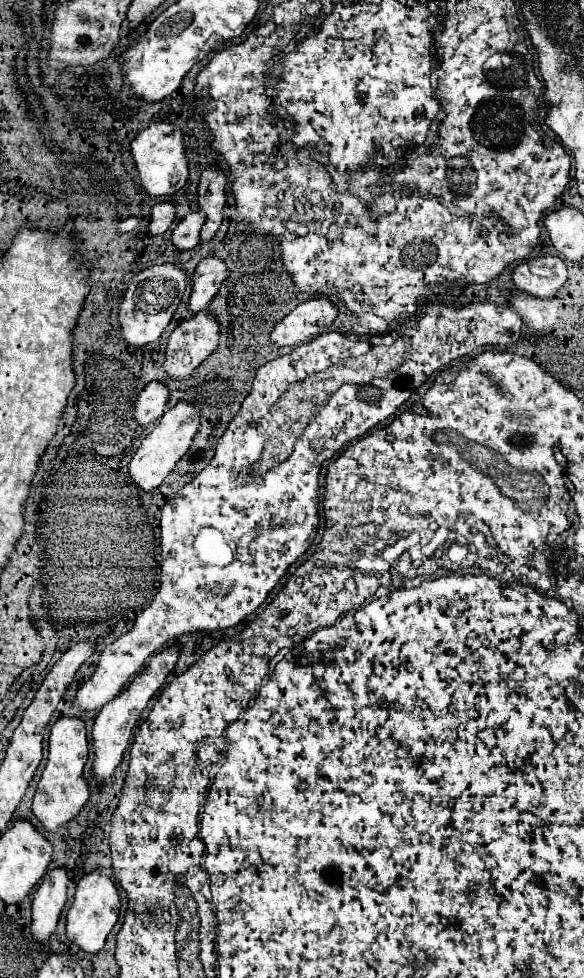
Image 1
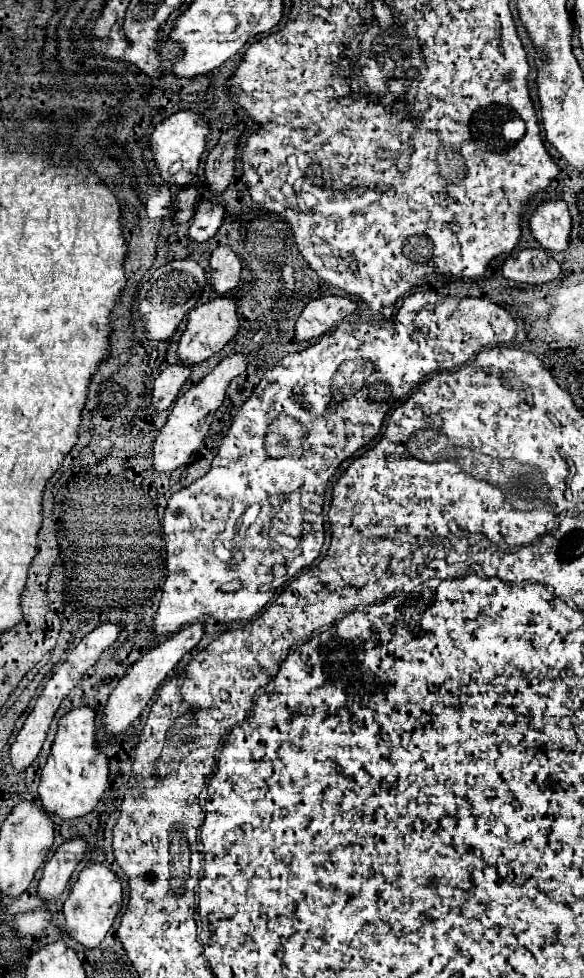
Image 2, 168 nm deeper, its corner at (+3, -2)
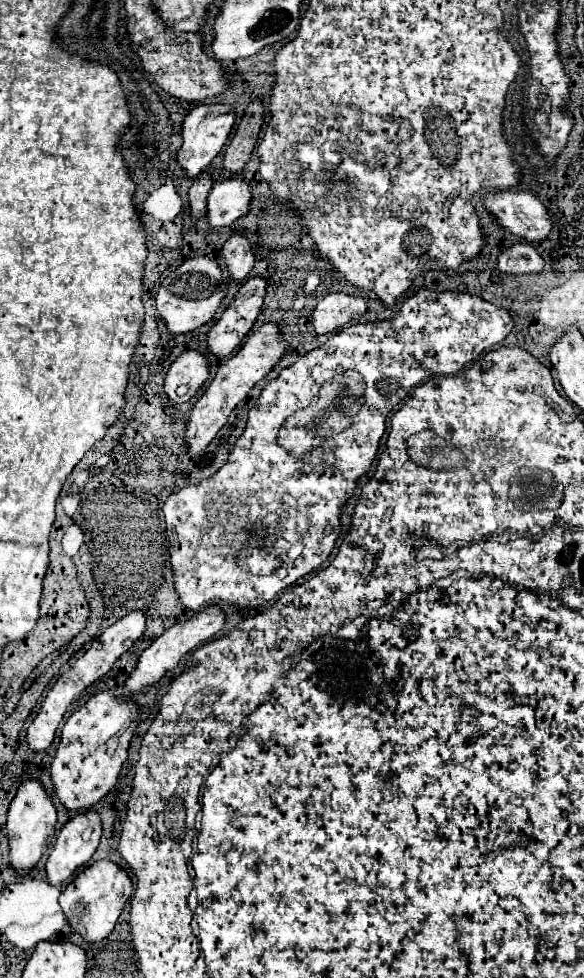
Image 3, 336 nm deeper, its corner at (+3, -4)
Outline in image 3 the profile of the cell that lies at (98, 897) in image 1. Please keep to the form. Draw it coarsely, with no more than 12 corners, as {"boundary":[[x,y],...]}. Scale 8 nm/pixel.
{"boundary":[[88,865],[60,895],[72,929],[96,943],[132,895],[122,867]]}

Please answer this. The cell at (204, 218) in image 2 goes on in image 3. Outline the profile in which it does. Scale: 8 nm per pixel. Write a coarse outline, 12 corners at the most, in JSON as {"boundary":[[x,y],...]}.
{"boundary":[[242,175],[216,183],[206,219],[220,229],[246,215],[250,185]]}

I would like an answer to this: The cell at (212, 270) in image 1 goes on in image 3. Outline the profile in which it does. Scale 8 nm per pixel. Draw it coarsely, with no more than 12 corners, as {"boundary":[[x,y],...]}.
{"boundary":[[232,235],[222,259],[232,281],[242,281],[254,267],[250,243]]}

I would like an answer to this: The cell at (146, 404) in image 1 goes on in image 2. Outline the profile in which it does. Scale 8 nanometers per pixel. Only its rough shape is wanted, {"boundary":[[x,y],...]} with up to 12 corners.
{"boundary":[[176,363],[166,367],[154,381],[152,405],[168,409],[190,369]]}

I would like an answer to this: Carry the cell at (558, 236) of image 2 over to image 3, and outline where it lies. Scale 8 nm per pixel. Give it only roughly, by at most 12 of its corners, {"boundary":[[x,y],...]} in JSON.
{"boundary":[[524,191],[488,193],[498,223],[542,243],[552,231],[548,207]]}

